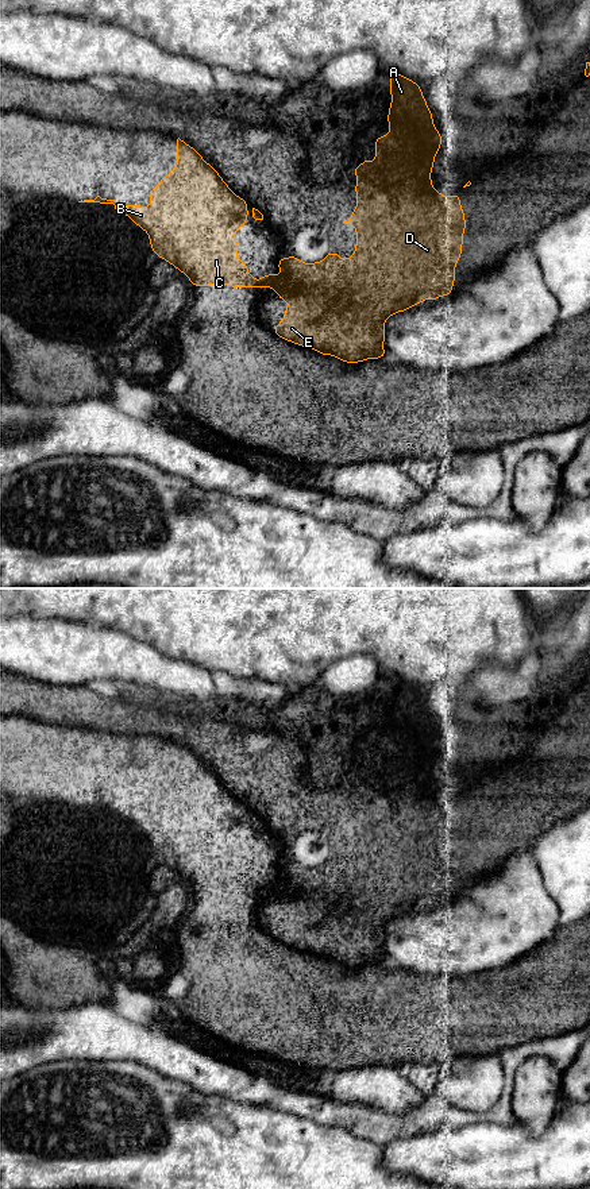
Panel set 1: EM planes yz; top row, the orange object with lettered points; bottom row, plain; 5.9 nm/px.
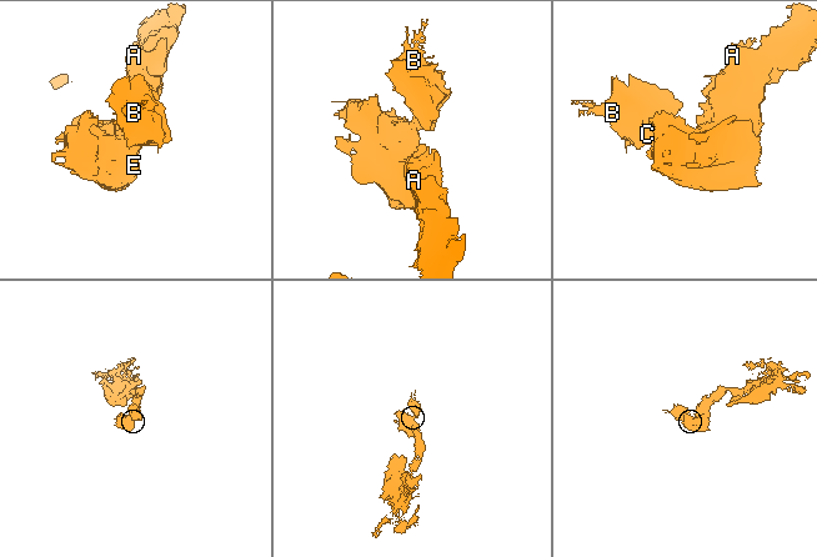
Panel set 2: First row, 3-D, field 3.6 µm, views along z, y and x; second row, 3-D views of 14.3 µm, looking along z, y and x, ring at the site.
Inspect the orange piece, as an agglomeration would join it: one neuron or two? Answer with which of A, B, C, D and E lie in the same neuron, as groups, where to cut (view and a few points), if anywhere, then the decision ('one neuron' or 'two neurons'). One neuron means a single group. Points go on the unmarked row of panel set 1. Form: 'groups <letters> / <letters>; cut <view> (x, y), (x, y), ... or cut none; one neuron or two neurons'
groups A D E / B C; cut yz (288, 890), (285, 894), (274, 894); two neurons

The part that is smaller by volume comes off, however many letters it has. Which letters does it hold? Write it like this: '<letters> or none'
B, C

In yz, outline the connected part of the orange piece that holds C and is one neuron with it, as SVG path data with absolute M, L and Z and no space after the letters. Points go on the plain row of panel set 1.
M180 742L177 744L177 772L166 781L162 781L157 792L150 794L150 811L147 814L139 808L119 810L115 804L101 803L100 800L95 804L81 804L78 807L113 808L116 817L128 821L139 833L147 837L151 856L155 857L157 862L165 864L184 877L189 883L190 891L227 889L230 892L288 893L288 889L278 879L265 879L262 884L254 884L247 877L250 869L238 864L236 858L240 849L235 845L236 834L247 829L247 806L235 799L220 779Z

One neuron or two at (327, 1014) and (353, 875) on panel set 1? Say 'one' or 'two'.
two

